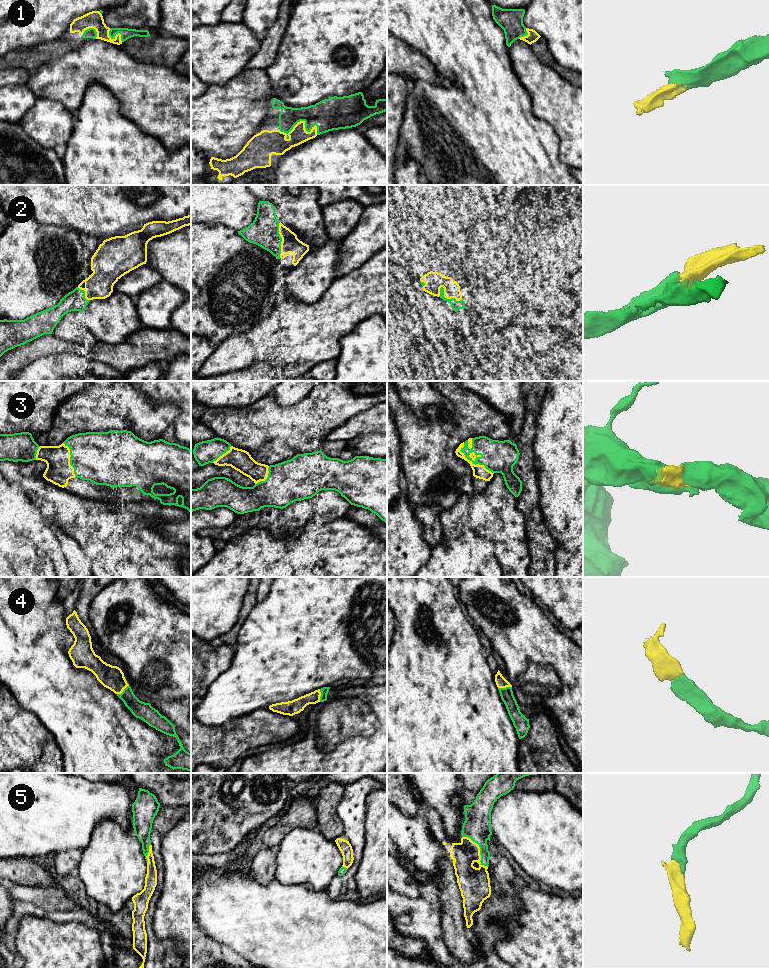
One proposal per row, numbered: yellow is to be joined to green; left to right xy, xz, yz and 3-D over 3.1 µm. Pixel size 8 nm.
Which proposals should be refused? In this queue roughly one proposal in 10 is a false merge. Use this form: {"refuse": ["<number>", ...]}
{"refuse": []}

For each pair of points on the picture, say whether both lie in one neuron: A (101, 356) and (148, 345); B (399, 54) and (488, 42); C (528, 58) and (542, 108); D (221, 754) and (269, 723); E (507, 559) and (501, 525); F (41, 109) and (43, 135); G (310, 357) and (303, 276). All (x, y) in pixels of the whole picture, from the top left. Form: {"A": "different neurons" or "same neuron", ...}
{"A": "same neuron", "B": "different neurons", "C": "same neuron", "D": "same neuron", "E": "same neuron", "F": "same neuron", "G": "different neurons"}

